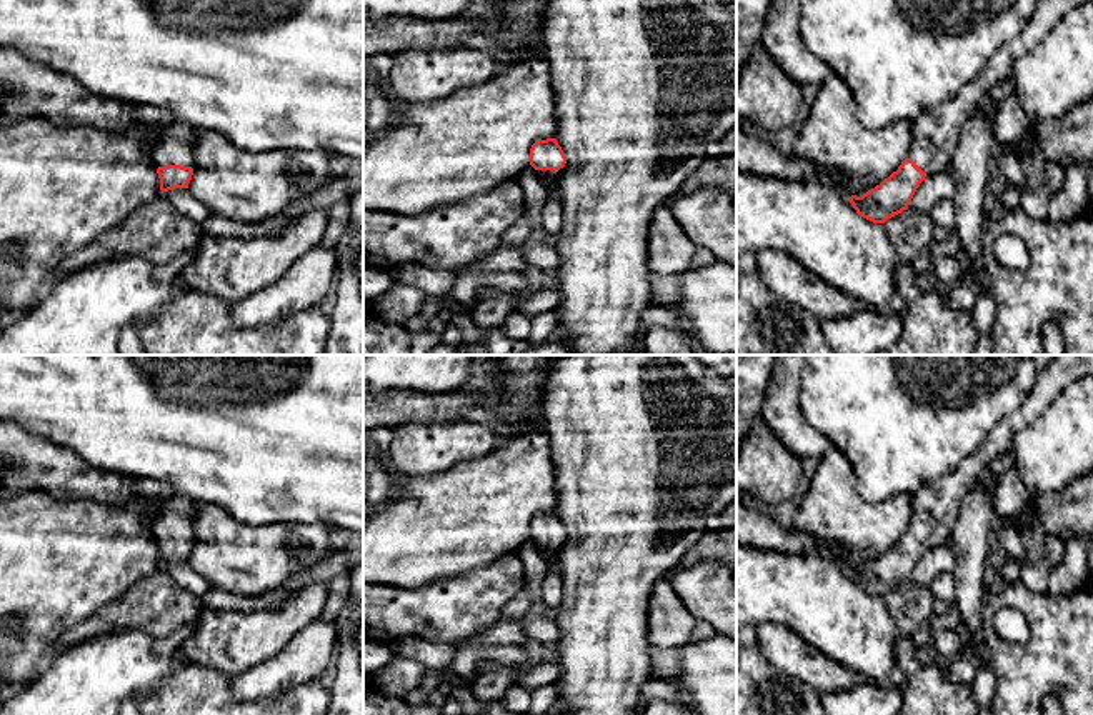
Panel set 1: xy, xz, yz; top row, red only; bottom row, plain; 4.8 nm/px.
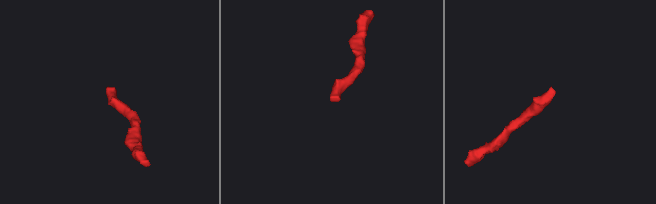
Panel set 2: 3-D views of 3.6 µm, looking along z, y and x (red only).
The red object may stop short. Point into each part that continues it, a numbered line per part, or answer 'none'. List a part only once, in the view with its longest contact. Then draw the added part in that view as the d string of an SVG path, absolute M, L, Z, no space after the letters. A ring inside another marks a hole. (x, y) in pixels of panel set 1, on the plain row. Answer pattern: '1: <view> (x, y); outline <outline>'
1: xy (175, 512); outline M168 490L162 498L153 522L153 535L158 540L193 540L193 515L197 503L185 493Z

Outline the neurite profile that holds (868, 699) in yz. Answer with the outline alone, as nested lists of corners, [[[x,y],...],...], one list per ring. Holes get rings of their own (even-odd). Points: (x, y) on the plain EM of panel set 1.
[[[876,683],[821,693],[826,715],[898,715],[901,702],[900,688],[883,688]]]

